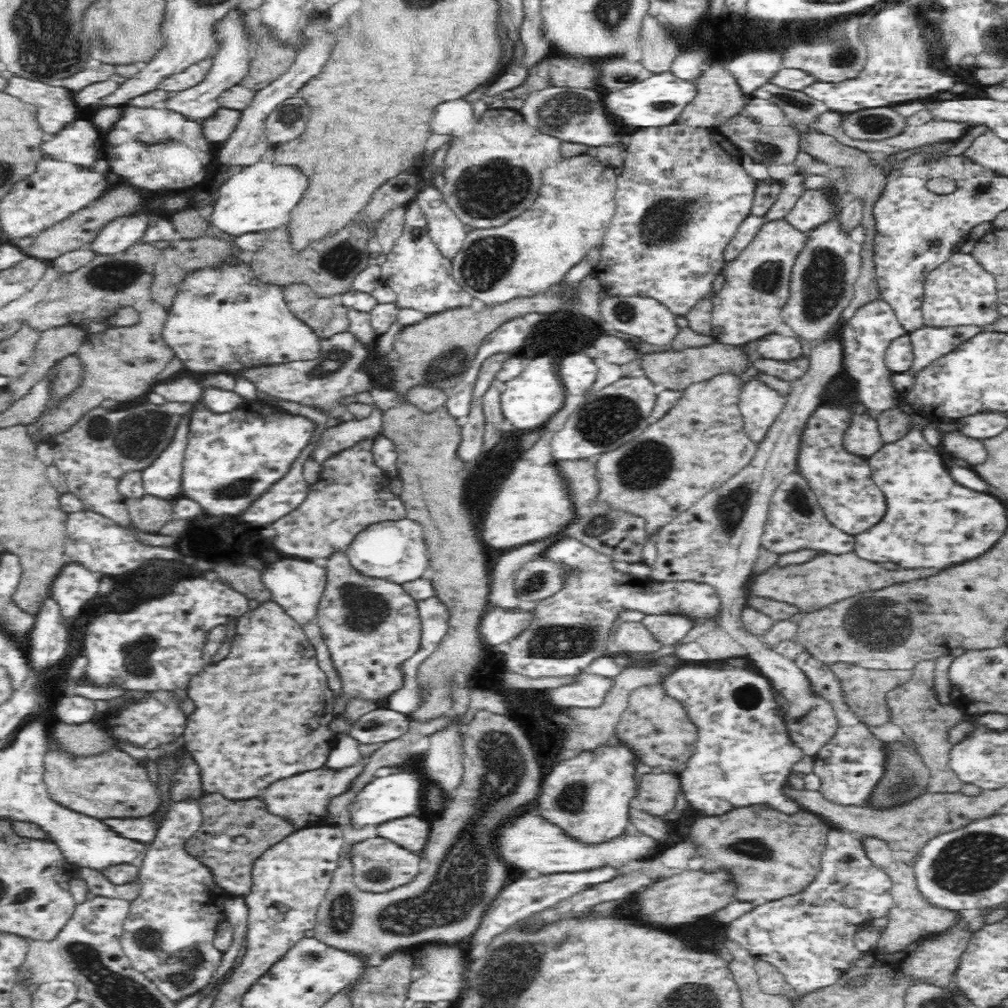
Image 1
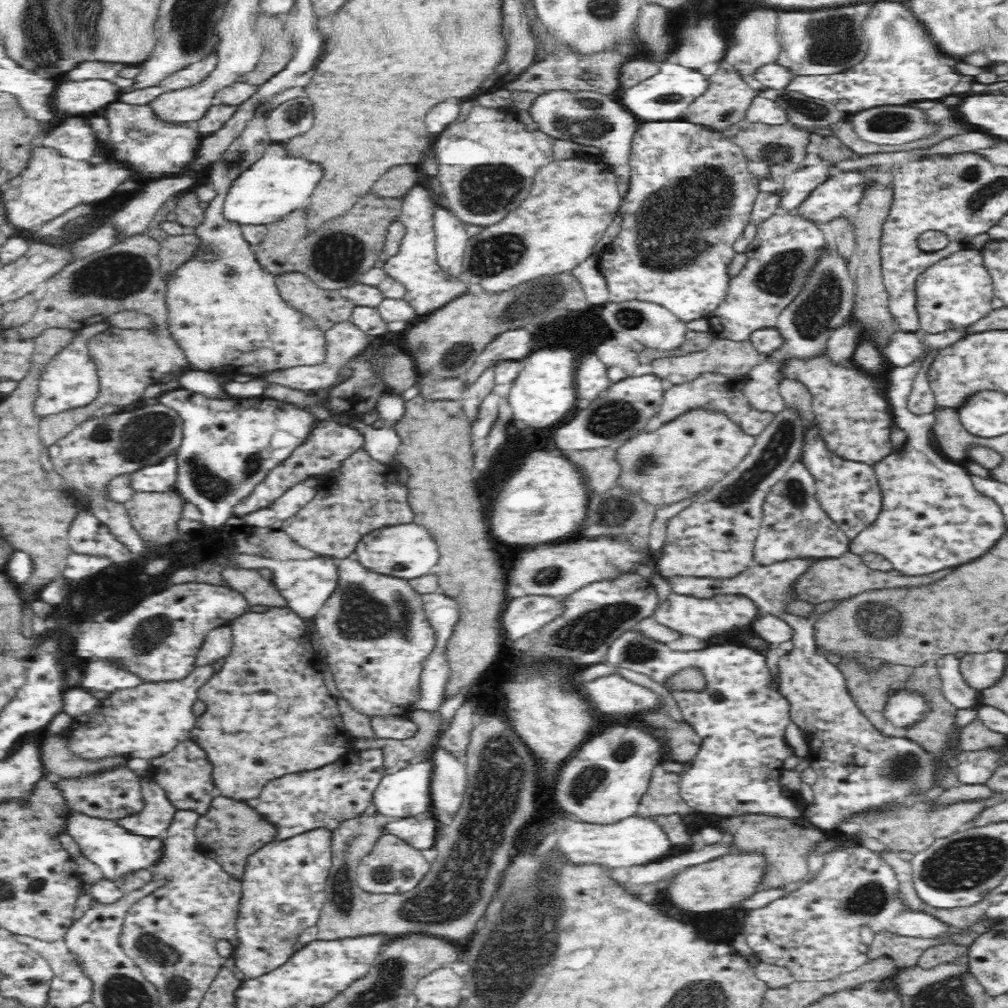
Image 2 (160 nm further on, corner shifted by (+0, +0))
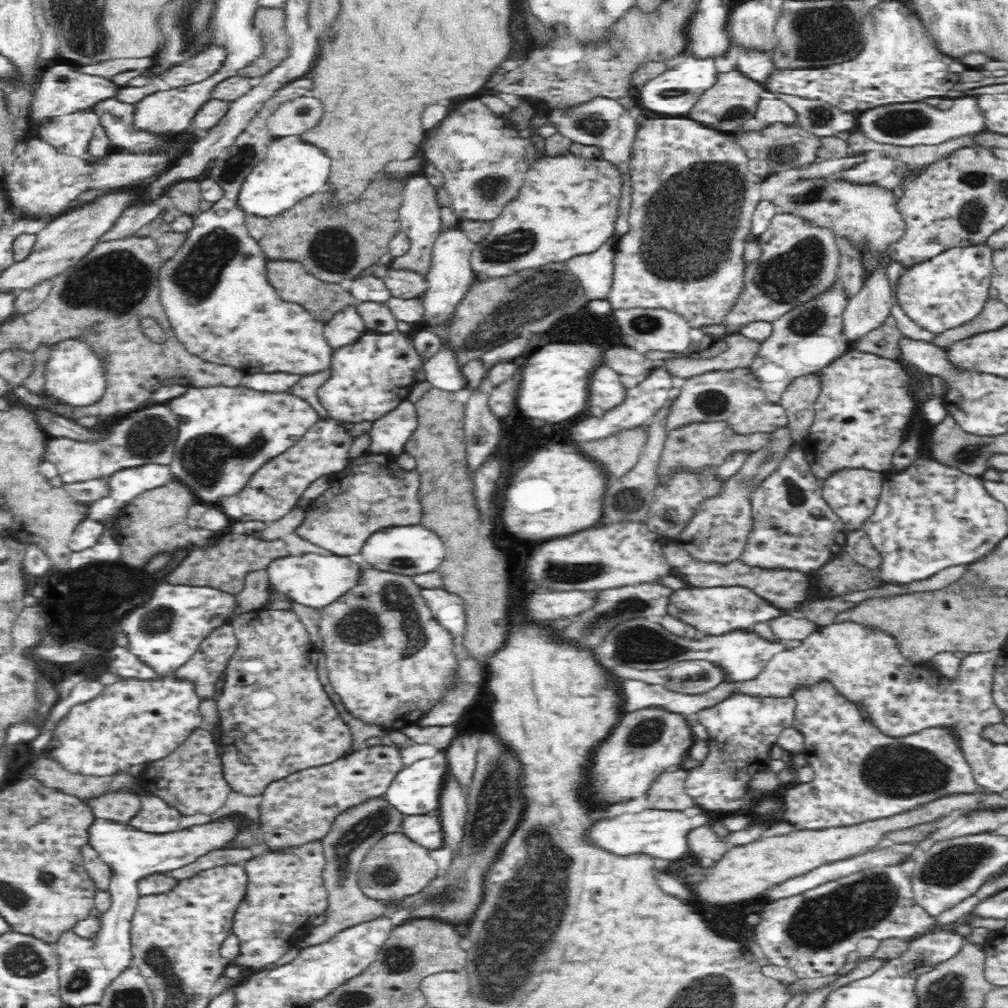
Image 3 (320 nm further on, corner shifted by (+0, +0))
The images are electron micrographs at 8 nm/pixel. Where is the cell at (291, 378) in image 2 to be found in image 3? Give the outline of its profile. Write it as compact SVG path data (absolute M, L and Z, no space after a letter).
M346 307L342 312L334 314L323 329L327 343L333 351L356 344L367 332L364 321L357 315L354 307Z

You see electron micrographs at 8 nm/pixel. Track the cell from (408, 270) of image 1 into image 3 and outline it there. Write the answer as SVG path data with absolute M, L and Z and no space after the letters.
M422 173L406 178L404 181L404 198L402 208L399 208L399 230L406 234L409 246L403 255L394 257L391 260L388 268L392 270L409 270L413 274L419 274L421 278L426 279L428 272L430 272L430 266L432 266L434 242L443 230L441 207L437 202L436 189L430 185L430 182Z

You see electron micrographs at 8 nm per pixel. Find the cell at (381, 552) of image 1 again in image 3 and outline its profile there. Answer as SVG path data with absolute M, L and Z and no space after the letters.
M394 526L381 530L382 532L373 532L361 548L365 565L372 566L376 570L411 577L436 570L436 566L442 562L446 554L439 536L423 526Z

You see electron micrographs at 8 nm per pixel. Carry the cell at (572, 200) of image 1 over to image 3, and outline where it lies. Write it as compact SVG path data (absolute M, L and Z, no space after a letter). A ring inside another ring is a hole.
M578 156L542 158L530 168L530 176L526 176L521 190L518 200L492 221L488 236L471 250L472 272L484 281L595 253L614 236L620 176L610 162ZM606 190L612 190L612 194L606 194Z

